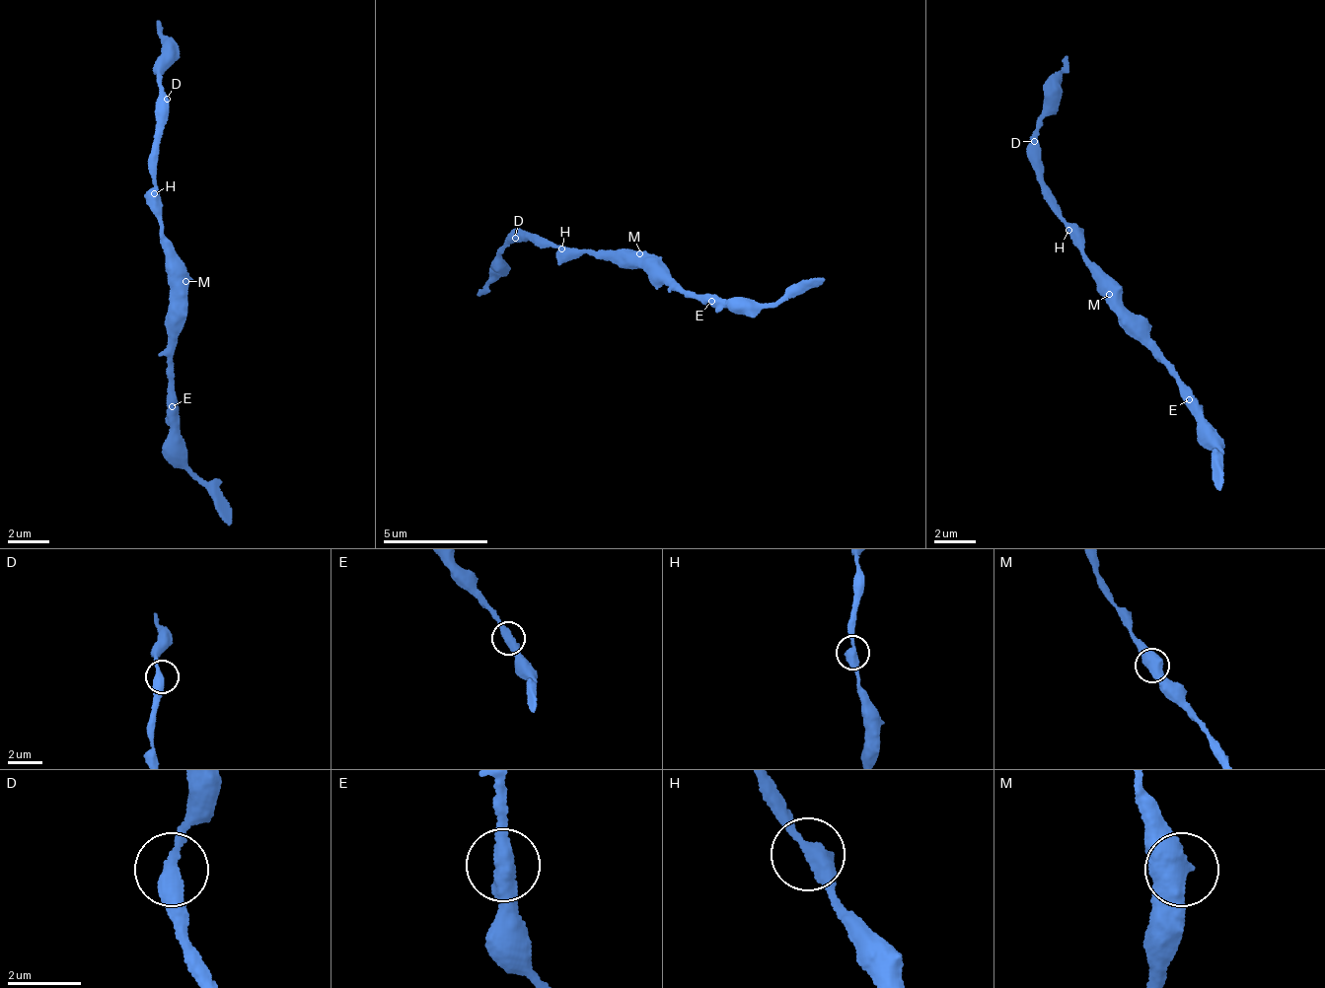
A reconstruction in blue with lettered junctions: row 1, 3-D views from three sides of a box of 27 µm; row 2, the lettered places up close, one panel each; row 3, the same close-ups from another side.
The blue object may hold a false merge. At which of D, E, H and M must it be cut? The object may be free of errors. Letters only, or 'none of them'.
none of them

